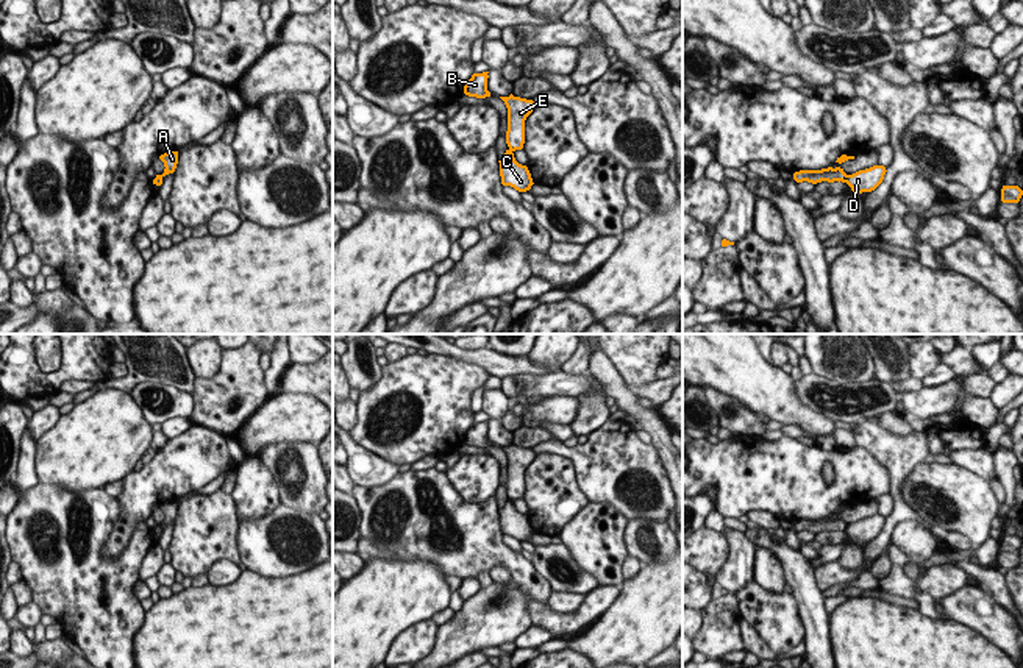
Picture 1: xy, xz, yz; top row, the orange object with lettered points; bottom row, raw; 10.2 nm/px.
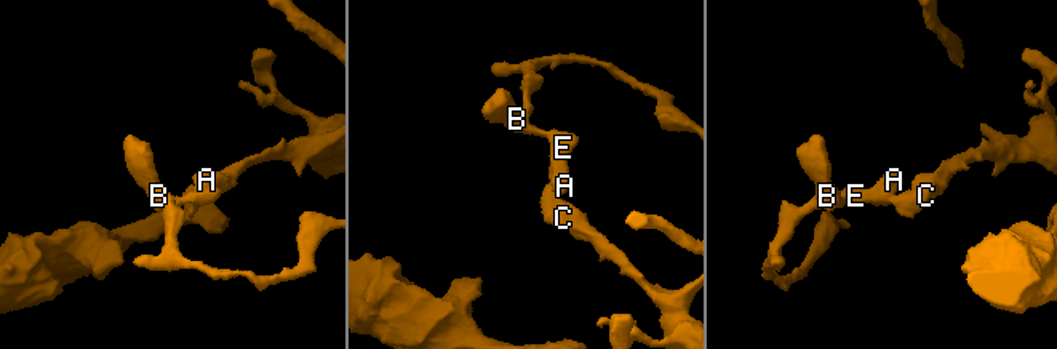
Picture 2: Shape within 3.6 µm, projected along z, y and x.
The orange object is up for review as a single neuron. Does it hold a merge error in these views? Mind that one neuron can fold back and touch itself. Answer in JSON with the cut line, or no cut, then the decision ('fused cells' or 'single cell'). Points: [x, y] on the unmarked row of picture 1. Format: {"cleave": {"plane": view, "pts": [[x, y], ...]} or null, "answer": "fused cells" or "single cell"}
{"cleave": {"plane": "yz", "pts": [[848, 525], [844, 531]]}, "answer": "fused cells"}

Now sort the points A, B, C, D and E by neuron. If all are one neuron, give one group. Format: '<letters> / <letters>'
A B E / C D

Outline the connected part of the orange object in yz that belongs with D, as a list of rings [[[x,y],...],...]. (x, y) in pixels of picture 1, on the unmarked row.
[[[873,515],[848,524],[845,532],[854,543],[872,542],[882,532],[886,521],[884,515]]]

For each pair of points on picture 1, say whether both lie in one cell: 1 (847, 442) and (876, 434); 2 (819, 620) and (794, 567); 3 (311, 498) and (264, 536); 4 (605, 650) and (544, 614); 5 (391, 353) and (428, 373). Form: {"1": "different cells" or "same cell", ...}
{"1": "different cells", "2": "same cell", "3": "different cells", "4": "different cells", "5": "different cells"}

